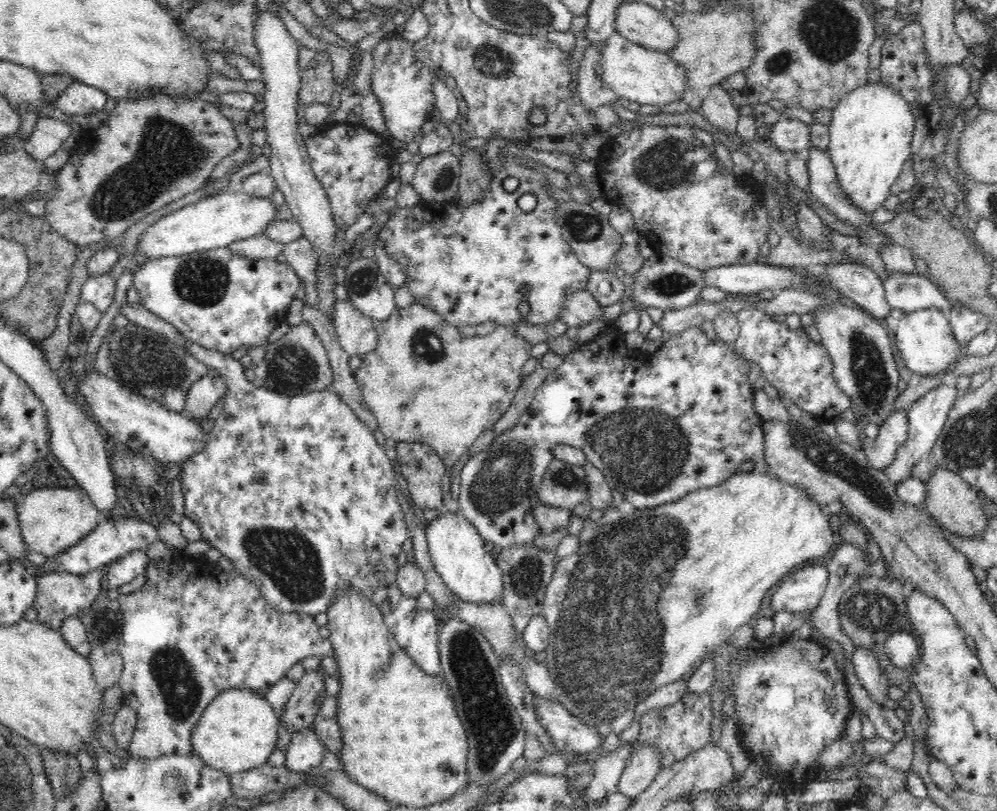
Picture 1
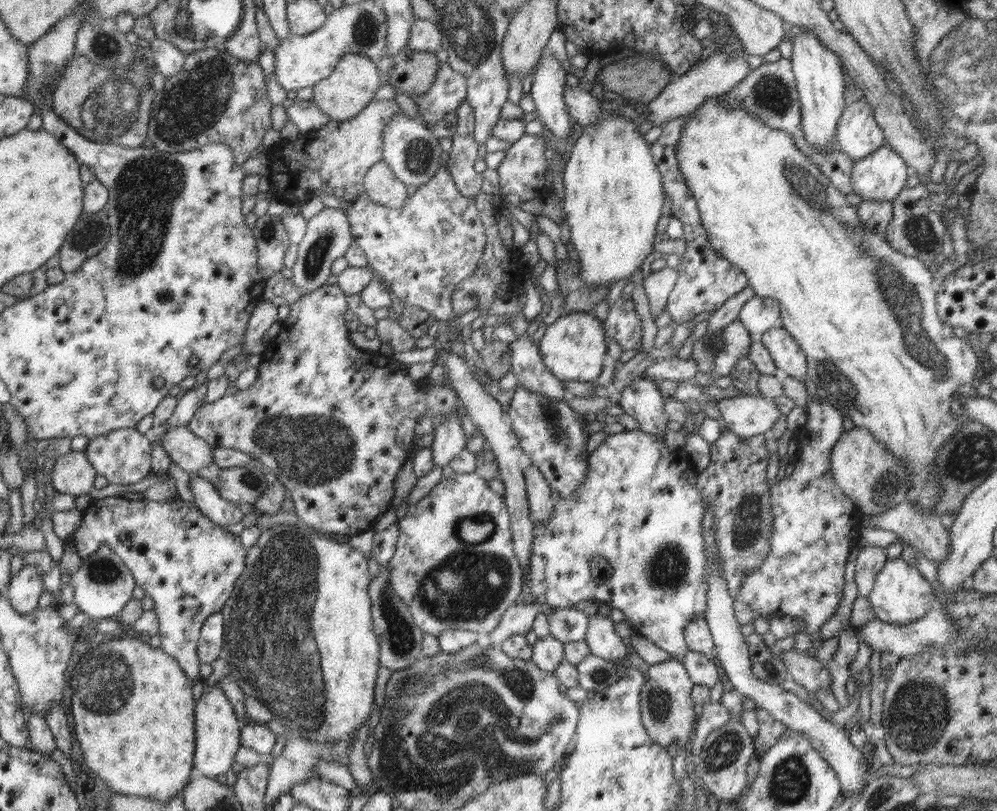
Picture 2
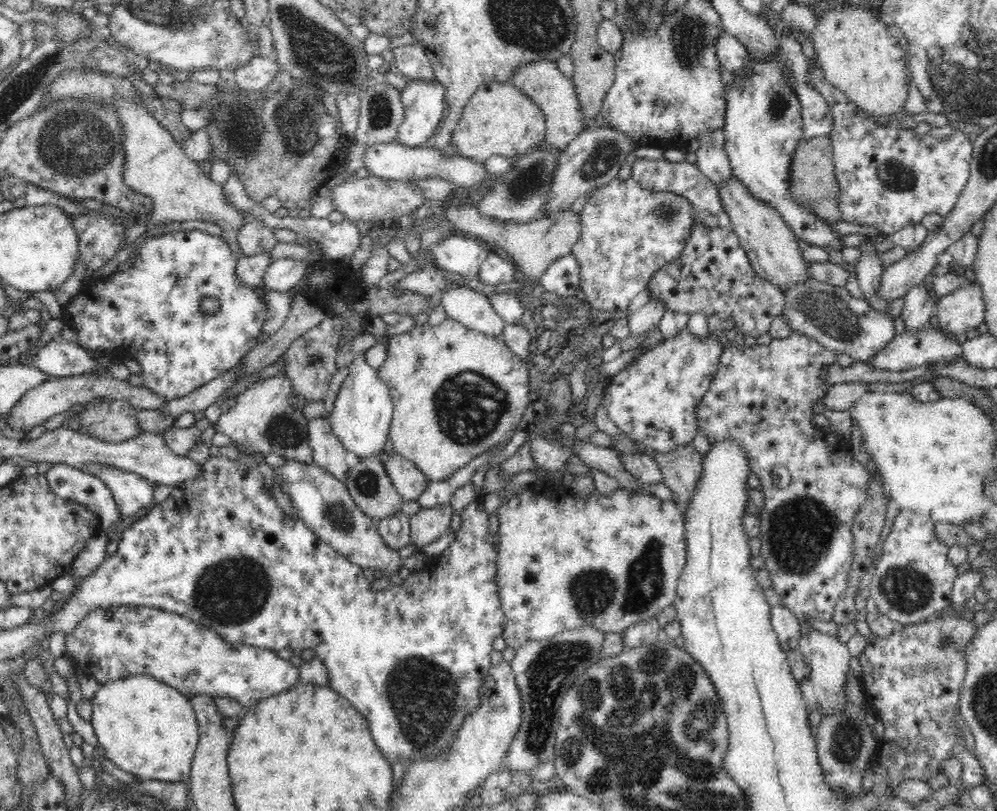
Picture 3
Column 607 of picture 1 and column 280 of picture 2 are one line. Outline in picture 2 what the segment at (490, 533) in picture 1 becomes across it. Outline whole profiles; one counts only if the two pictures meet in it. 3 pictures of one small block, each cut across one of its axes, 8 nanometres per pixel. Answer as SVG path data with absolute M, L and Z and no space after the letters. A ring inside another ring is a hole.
M322 285L320 288L302 296L300 300L296 300L294 304L290 305L290 308L288 317L281 322L278 336L269 343L266 351L262 354L256 382L250 388L238 391L234 395L227 393L216 402L205 402L198 408L198 412L188 422L187 427L212 448L239 450L249 454L255 460L261 461L269 471L276 472L280 482L286 485L288 496L294 502L294 512L304 526L325 534L332 532L334 534L355 535L360 531L373 528L378 518L392 506L396 475L413 451L415 428L418 421L426 415L432 415L433 417L437 414L445 414L446 416L452 412L457 412L456 394L445 384L439 385L438 383L436 386L431 386L412 382L412 378L406 372L407 367L392 359L390 353L385 349L380 352L371 352L356 347L350 341L349 330L344 325L345 314L349 311L349 308L346 295L338 285Z

